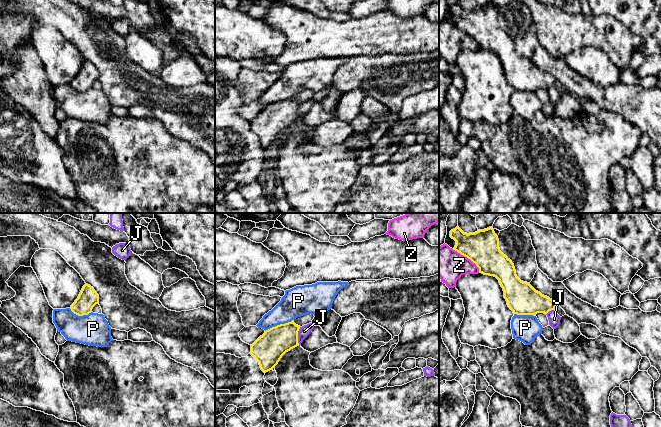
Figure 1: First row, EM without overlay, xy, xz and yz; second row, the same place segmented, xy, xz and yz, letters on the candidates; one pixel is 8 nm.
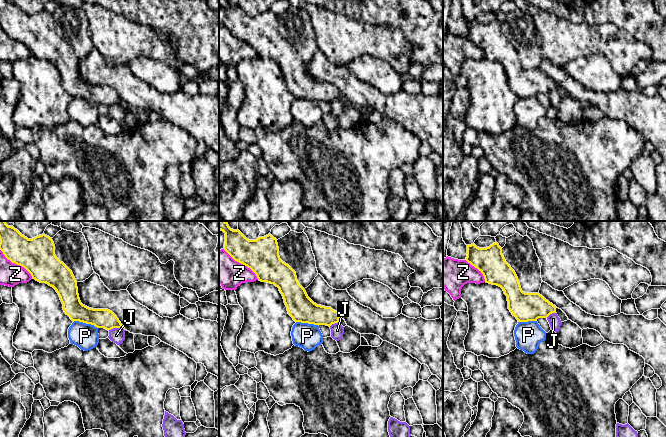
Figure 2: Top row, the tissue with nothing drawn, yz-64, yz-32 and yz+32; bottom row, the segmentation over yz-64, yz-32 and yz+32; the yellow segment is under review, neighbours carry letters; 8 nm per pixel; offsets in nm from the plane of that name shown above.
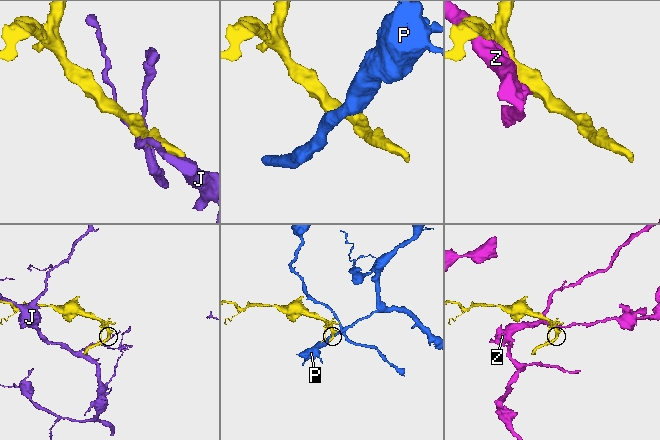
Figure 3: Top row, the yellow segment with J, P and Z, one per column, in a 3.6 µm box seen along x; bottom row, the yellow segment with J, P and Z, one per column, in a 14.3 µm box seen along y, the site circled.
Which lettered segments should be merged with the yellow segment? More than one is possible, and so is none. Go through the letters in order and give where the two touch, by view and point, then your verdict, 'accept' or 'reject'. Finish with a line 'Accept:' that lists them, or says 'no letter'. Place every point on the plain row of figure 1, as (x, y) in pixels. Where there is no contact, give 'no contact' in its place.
J: xz (297, 112) | reject
P: xz (280, 100) | reject
Z: yz (467, 33) | reject
Accept: no letter

